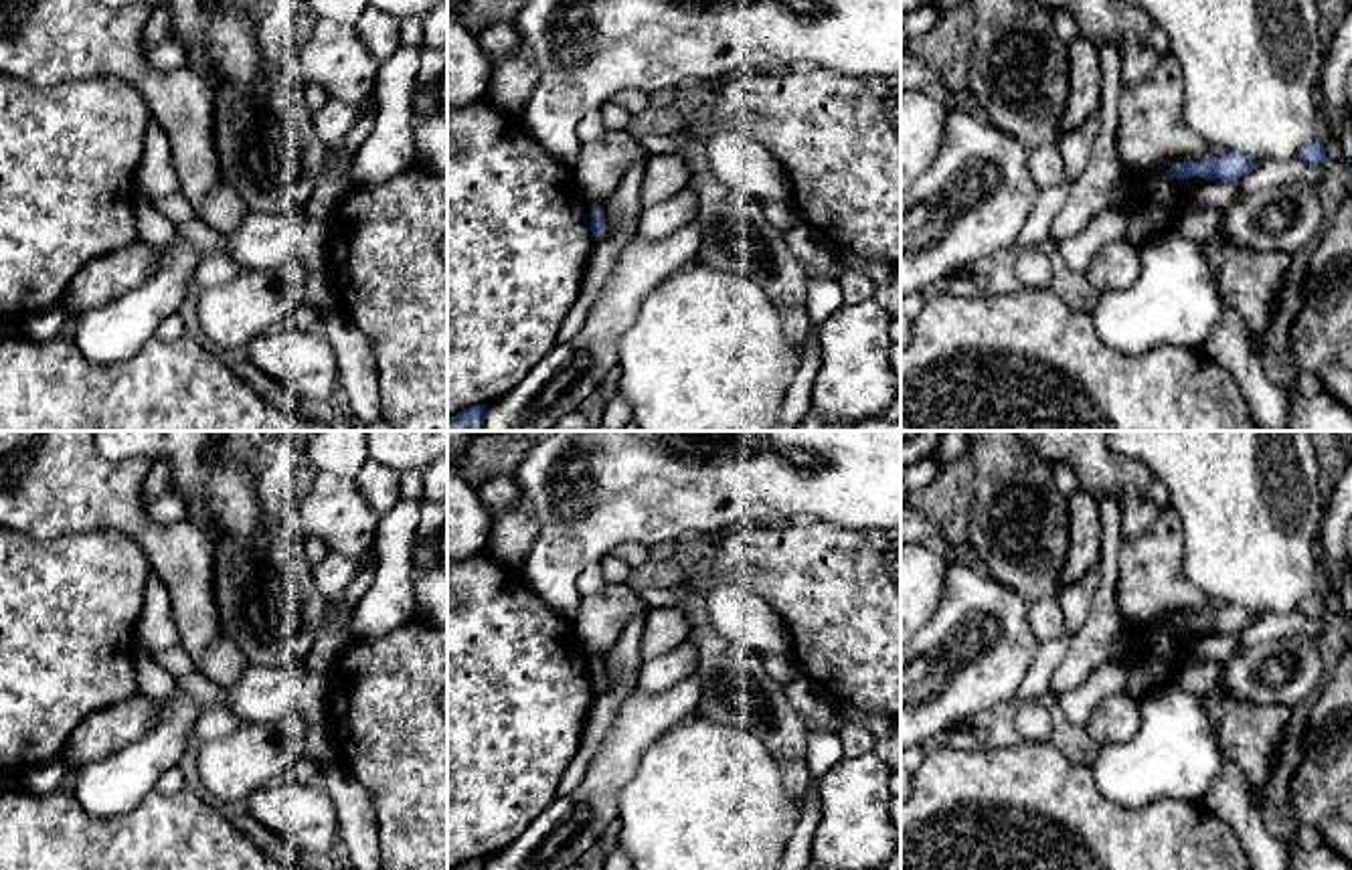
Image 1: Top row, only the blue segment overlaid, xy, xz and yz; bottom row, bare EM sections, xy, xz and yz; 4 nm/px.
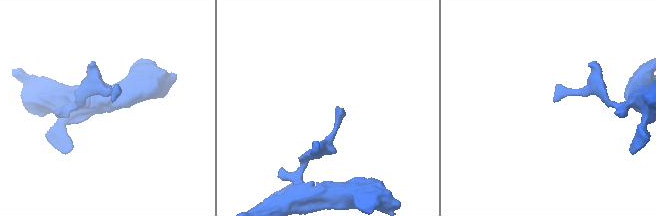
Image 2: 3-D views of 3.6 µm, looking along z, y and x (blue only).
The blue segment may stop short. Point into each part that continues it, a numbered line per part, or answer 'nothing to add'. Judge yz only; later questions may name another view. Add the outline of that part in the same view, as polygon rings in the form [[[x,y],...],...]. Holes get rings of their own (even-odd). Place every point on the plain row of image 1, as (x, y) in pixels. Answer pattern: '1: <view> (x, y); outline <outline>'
nothing to add

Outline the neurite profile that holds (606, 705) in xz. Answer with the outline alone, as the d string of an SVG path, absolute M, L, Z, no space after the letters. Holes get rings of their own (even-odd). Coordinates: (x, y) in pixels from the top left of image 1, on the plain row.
M621 678L615 690L595 694L593 706L591 706L587 722L585 722L585 730L581 734L581 747L557 787L557 797L571 793L581 783L591 759L595 757L597 749L601 747L601 741L603 741L621 700L633 688L636 686L629 680Z

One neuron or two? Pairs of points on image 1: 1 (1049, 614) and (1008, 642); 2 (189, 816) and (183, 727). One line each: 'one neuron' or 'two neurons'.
1: two neurons
2: two neurons

